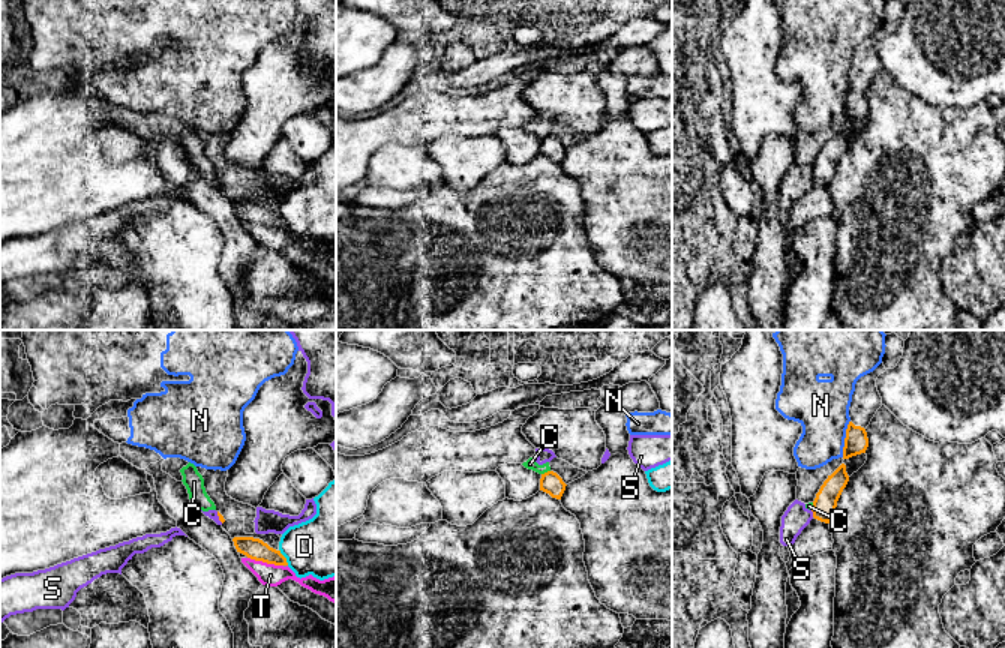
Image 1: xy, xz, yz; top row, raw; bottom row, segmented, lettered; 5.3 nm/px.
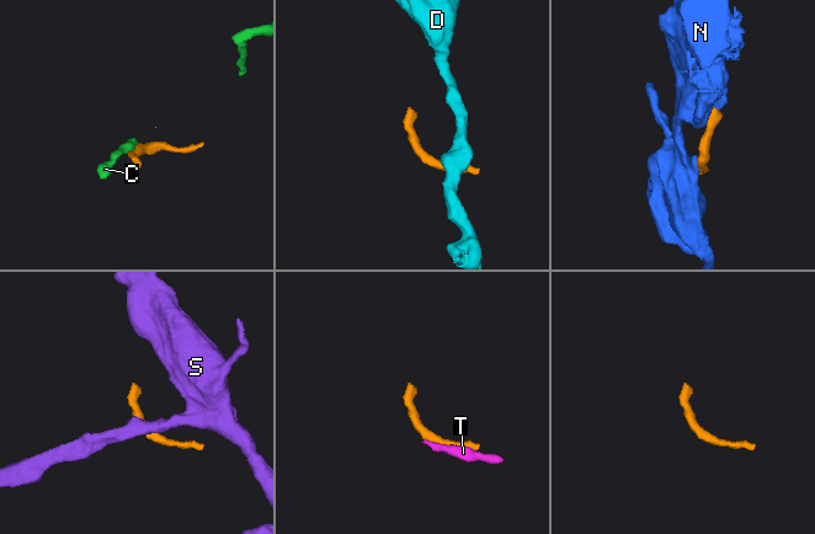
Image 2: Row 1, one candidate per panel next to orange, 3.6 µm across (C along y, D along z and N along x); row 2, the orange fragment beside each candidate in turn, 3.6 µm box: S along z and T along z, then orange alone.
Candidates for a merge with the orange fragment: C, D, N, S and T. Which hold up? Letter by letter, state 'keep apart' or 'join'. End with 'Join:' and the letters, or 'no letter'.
C: keep apart
D: keep apart
N: keep apart
S: keep apart
T: keep apart
Join: no letter

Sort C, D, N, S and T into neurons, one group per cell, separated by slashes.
C S / D / N / T

